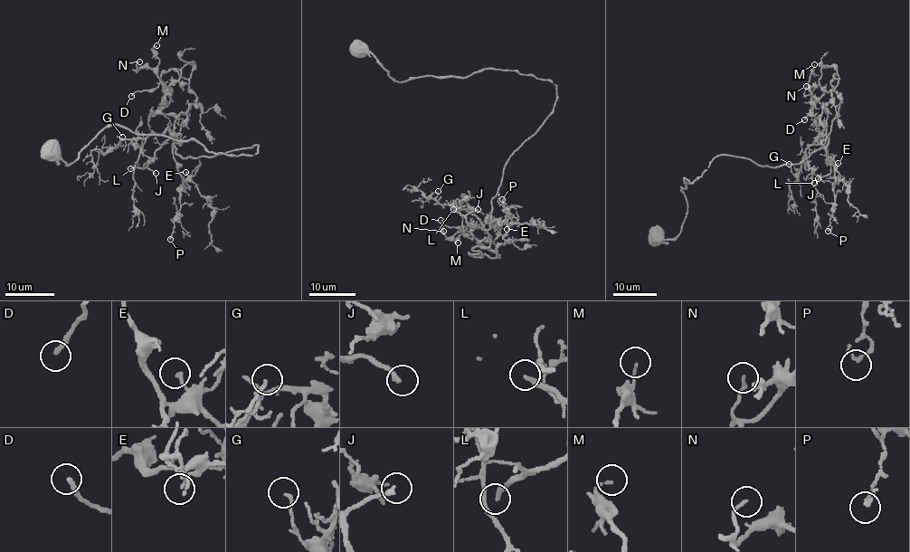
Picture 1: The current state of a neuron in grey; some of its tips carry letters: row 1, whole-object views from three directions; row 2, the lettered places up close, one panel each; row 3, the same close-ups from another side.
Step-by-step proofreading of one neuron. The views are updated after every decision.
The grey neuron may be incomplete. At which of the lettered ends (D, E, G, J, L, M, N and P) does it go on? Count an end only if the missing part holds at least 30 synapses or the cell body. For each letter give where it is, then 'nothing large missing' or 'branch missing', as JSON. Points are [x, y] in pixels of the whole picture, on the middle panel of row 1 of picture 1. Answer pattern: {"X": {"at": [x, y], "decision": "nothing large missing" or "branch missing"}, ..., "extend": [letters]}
{"D": {"at": [440, 220], "decision": "branch missing"}, "E": {"at": [507, 229], "decision": "nothing large missing"}, "G": {"at": [438, 191], "decision": "nothing large missing"}, "J": {"at": [478, 209], "decision": "nothing large missing"}, "L": {"at": [453, 209], "decision": "branch missing"}, "M": {"at": [458, 242], "decision": "nothing large missing"}, "N": {"at": [443, 231], "decision": "nothing large missing"}, "P": {"at": [502, 199], "decision": "nothing large missing"}, "extend": ["D", "L"]}

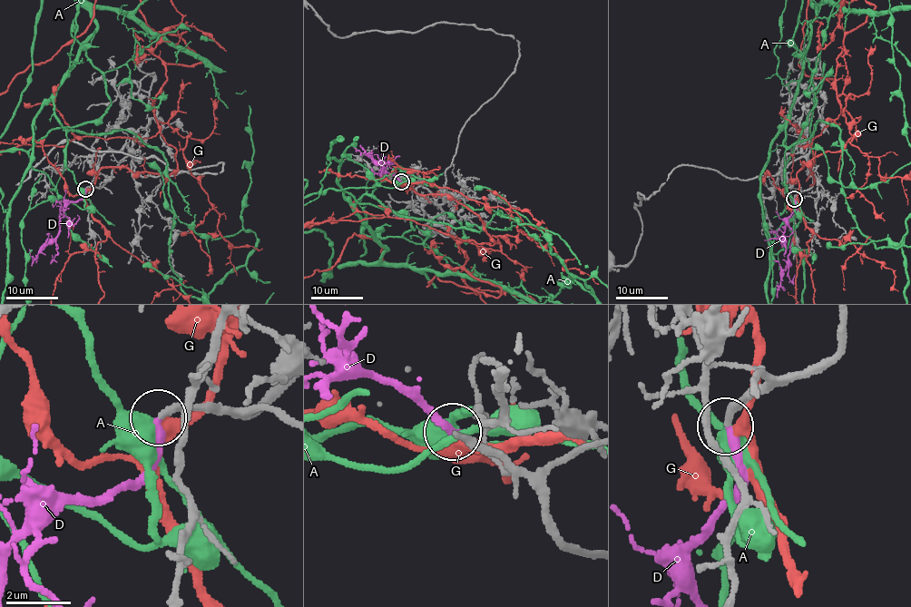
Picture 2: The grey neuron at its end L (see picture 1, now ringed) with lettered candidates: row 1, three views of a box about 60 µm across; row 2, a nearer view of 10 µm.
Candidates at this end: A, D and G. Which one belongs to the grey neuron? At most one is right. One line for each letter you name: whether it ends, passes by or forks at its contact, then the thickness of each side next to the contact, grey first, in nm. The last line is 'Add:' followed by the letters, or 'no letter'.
D: it ends | 240/240 nm
Add: D

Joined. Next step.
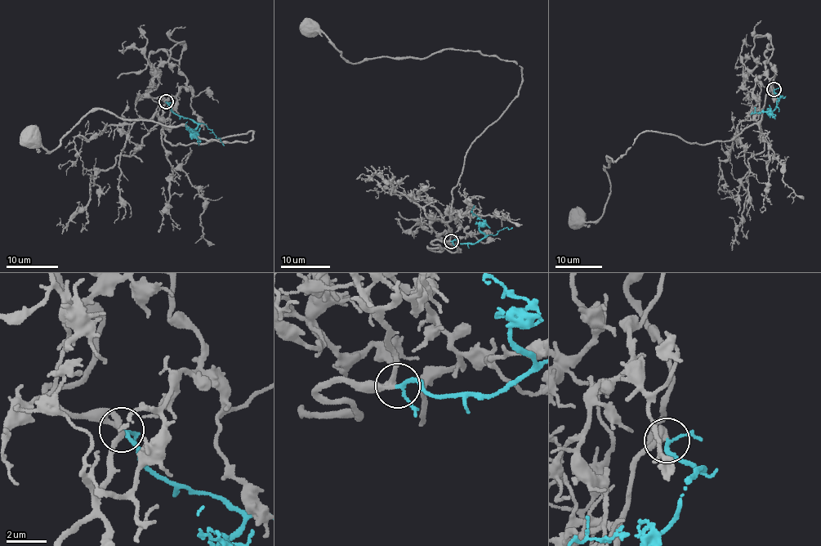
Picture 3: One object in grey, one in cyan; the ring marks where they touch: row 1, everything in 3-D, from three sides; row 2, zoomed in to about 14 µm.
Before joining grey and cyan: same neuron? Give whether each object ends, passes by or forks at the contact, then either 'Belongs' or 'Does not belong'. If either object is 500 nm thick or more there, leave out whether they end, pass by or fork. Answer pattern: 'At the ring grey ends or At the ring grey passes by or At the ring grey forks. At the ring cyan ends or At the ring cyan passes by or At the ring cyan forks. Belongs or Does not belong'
At the ring grey passes by. At the ring cyan passes by. Belongs

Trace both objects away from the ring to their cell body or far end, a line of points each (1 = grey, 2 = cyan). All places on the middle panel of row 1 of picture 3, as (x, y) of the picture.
1: (451, 240), (452, 190), (469, 146), (517, 94), (522, 68), (453, 49), (425, 58), (353, 63), (312, 25)
2: (451, 240), (475, 243), (485, 235), (479, 227), (483, 221), (472, 212), (475, 205)

